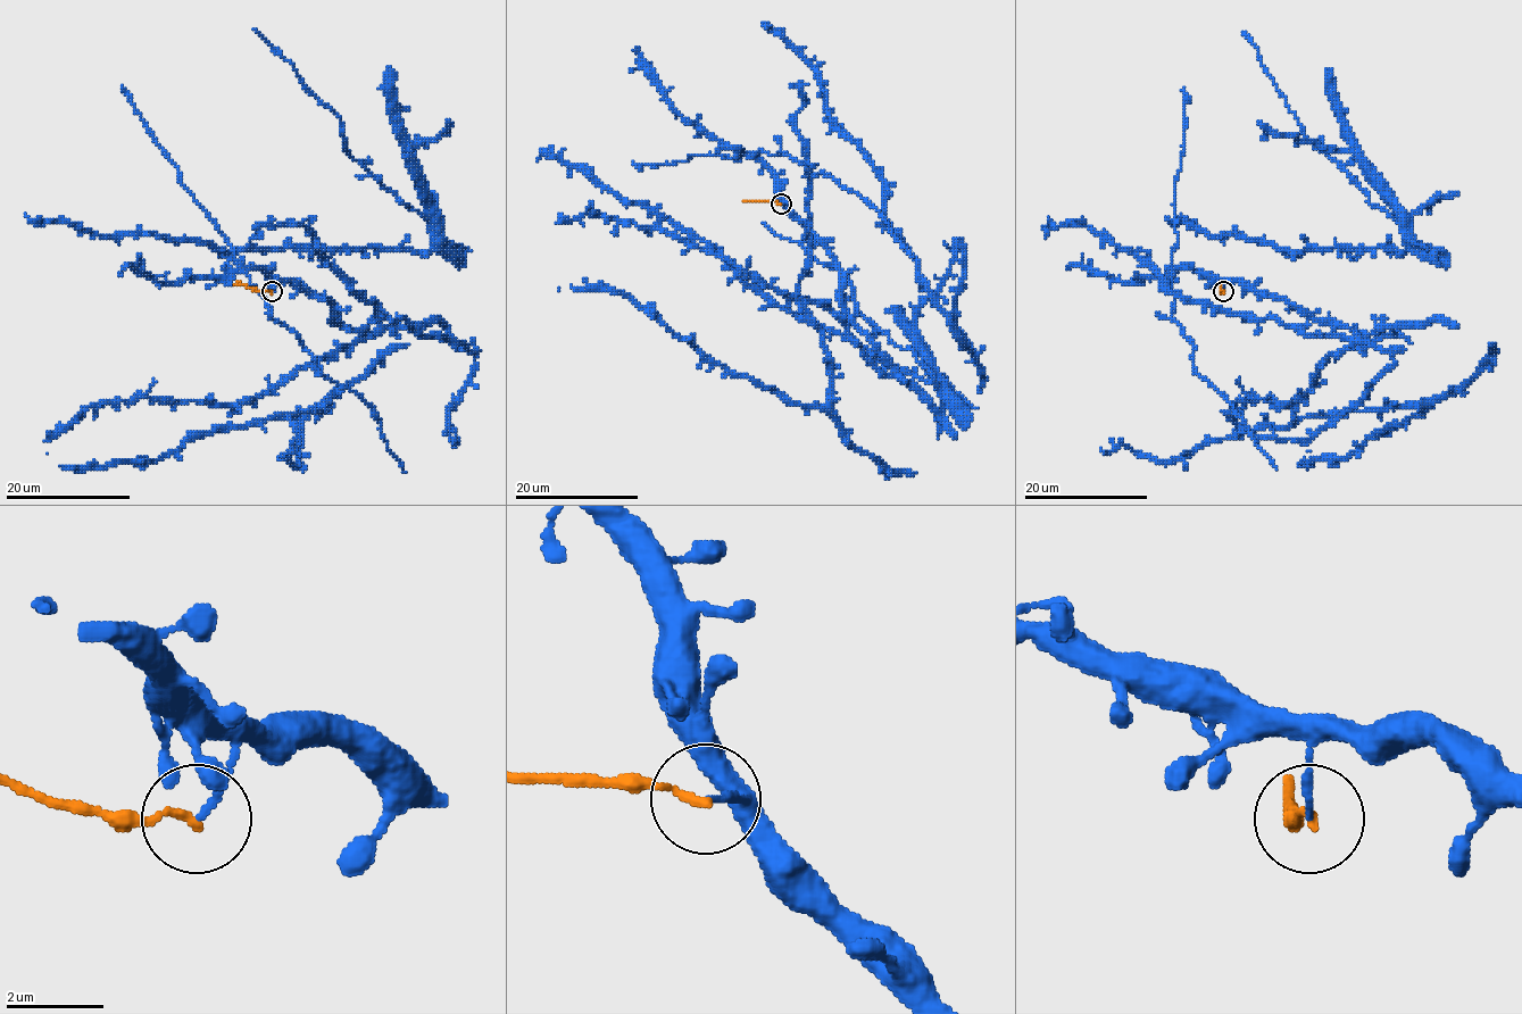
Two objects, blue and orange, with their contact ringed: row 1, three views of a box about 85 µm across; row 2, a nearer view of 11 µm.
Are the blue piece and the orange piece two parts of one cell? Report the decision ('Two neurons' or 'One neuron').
Two neurons

